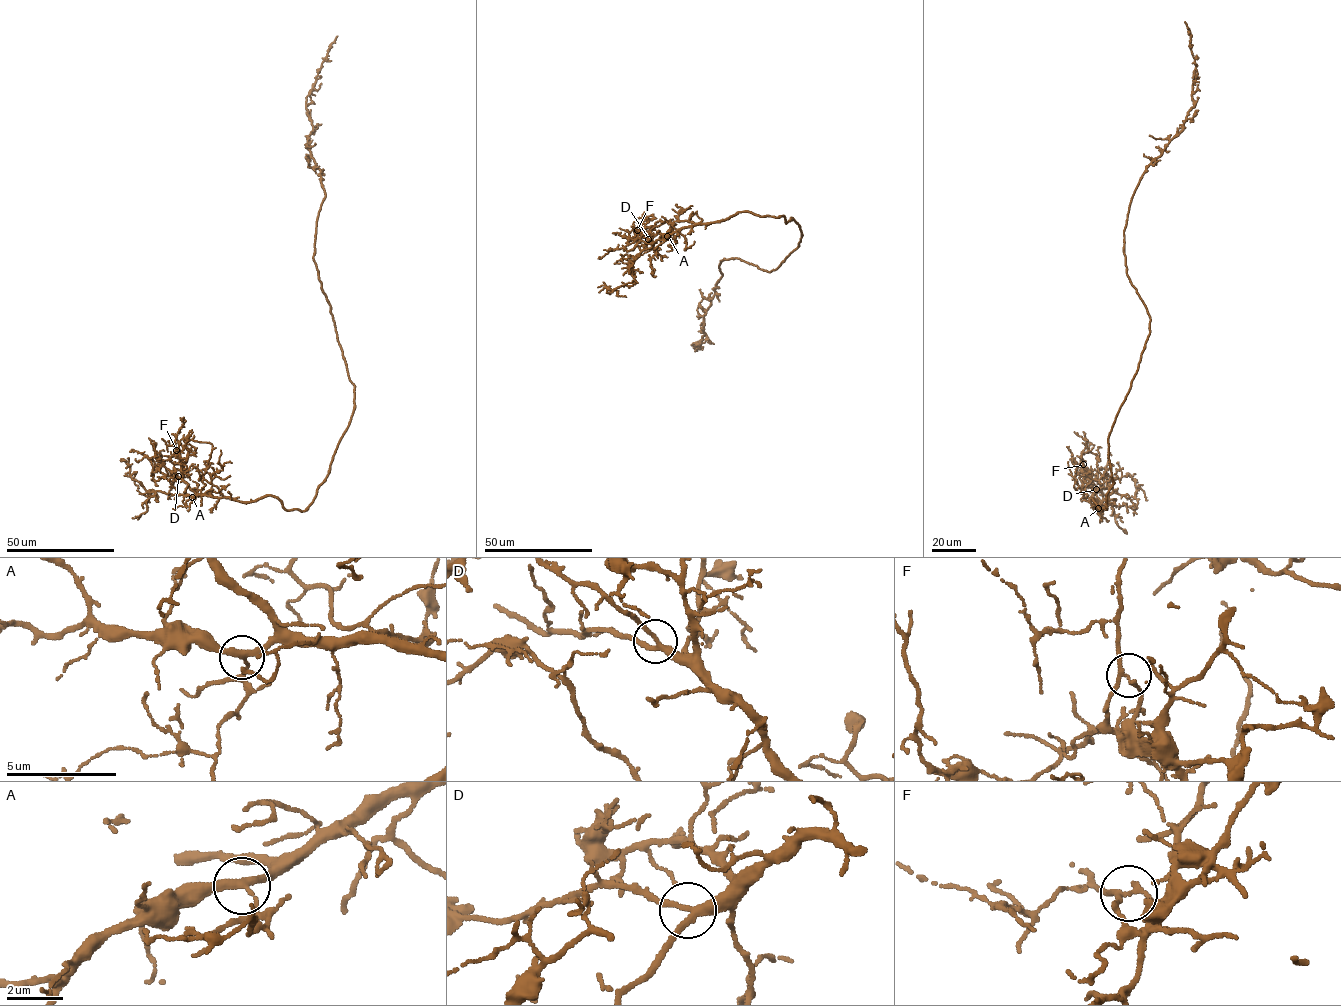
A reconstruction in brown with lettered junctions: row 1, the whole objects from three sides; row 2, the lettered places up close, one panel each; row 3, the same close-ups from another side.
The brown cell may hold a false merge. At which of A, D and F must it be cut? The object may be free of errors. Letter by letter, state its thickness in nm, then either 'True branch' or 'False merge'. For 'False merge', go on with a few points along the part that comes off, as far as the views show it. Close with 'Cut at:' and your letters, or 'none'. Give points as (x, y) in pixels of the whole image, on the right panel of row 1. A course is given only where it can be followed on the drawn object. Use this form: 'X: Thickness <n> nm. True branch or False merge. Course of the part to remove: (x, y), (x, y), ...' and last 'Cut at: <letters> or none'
A: Thickness 240 nm. True branch
D: Thickness 220 nm. True branch
F: Thickness 150 nm. False merge. Course of the part to remove: (1083, 464), (1090, 469), (1091, 480), (1101, 491)
Cut at: F

